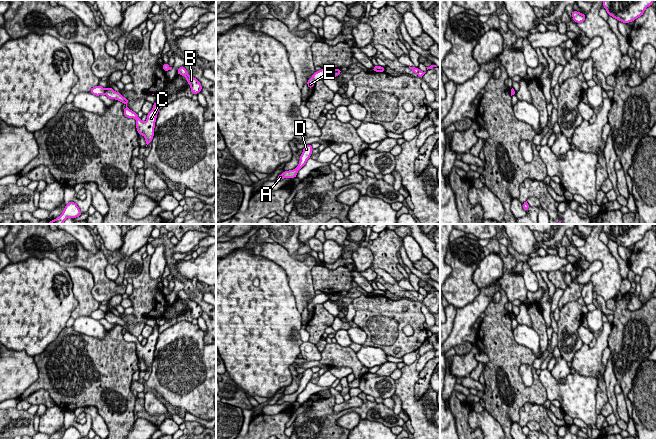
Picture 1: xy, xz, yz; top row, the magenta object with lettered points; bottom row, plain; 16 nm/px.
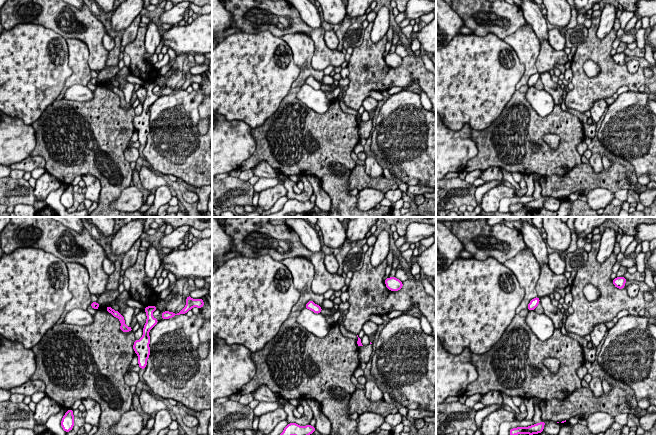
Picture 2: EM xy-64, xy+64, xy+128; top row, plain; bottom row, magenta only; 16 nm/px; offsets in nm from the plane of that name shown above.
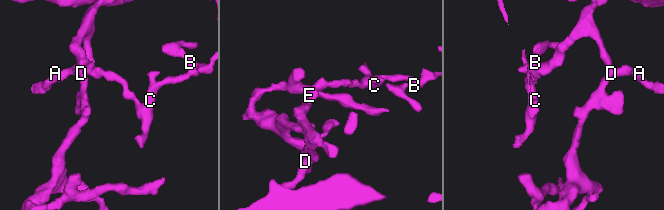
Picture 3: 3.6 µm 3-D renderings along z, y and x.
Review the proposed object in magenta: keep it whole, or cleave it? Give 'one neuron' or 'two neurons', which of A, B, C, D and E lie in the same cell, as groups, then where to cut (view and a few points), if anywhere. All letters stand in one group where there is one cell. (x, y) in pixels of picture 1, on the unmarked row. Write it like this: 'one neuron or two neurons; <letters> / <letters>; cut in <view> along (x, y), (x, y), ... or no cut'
two neurons; A D E / B C; cut in xy along (106, 313), (103, 317)

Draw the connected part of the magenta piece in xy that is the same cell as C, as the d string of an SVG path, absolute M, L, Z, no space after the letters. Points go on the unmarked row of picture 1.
M109 311L105 314L104 318L109 323L116 323L126 329L123 335L124 340L127 342L134 342L136 344L137 356L139 359L143 359L145 361L146 368L148 369L154 361L154 352L157 338L159 336L159 327L153 327L152 334L147 338L147 344L145 346L142 346L137 337L133 336L127 331L128 323L123 321L121 317L116 316L111 311Z

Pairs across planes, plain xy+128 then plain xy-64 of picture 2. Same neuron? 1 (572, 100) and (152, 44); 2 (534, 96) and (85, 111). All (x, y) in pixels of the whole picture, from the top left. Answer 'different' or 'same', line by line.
1: different
2: different

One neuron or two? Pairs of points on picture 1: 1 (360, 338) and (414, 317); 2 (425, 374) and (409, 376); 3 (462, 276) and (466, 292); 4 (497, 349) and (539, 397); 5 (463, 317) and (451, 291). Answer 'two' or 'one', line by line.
1: two
2: two
3: one
4: one
5: two

